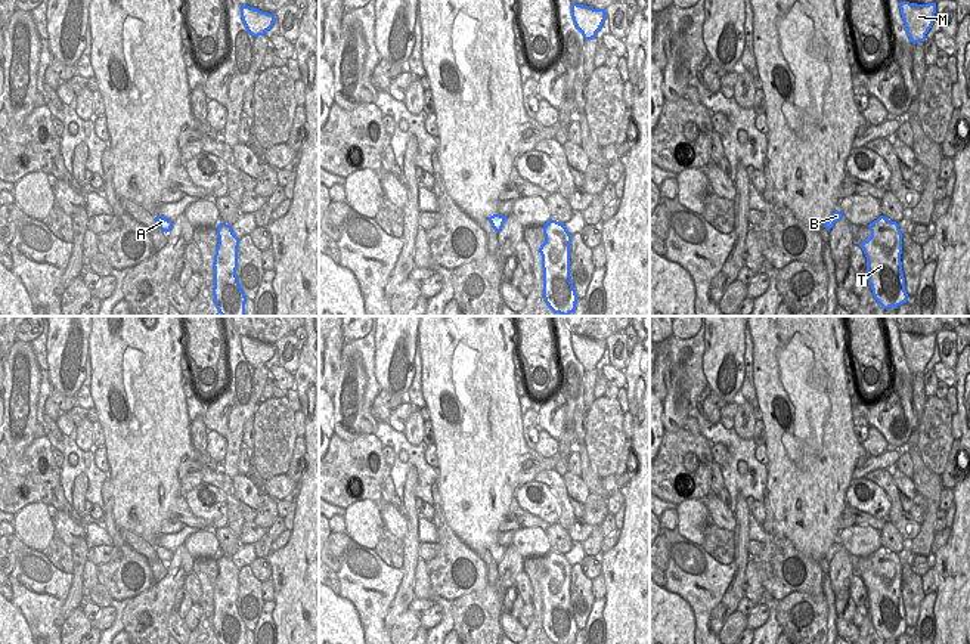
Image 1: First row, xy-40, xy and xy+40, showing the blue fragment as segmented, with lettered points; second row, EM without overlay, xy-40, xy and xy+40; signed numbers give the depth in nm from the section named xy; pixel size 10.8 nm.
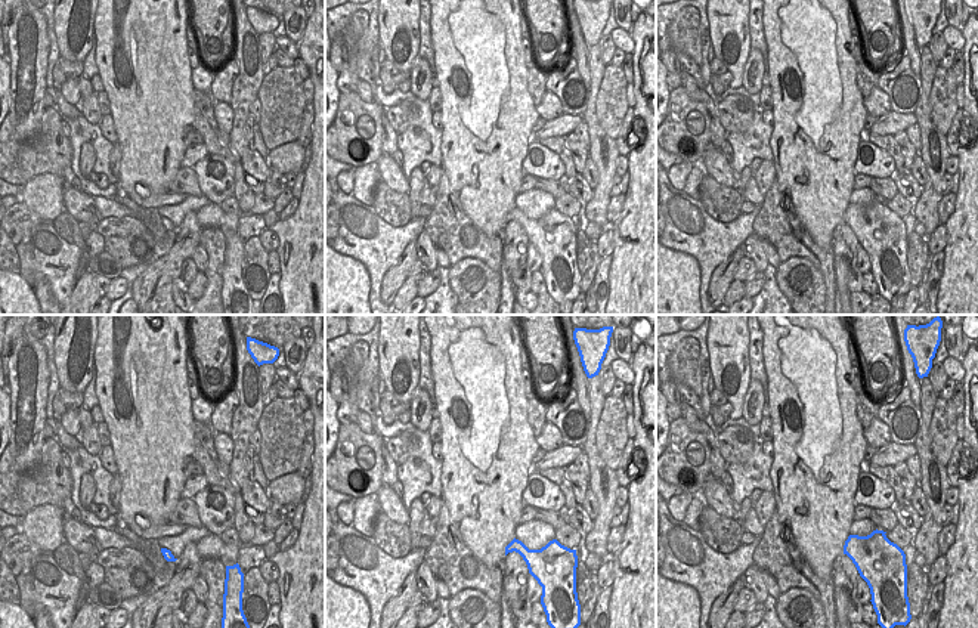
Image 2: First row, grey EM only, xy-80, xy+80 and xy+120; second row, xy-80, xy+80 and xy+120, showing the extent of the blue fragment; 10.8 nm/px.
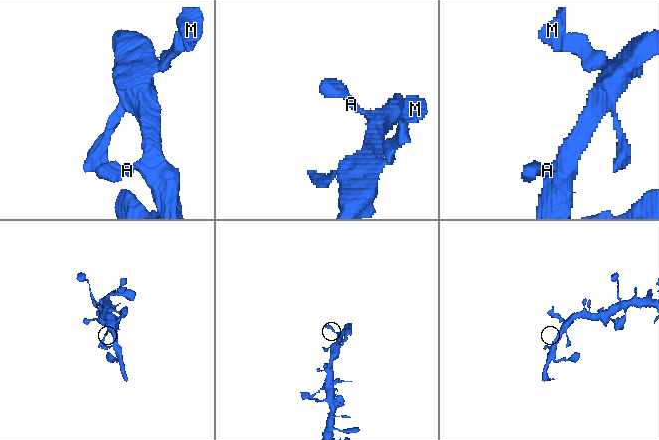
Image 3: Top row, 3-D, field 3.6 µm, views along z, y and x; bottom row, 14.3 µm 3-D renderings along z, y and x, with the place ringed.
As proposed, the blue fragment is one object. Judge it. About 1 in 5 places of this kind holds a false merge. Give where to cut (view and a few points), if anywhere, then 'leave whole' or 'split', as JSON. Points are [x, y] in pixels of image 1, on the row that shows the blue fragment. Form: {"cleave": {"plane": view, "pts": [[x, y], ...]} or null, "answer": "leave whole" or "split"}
{"cleave": null, "answer": "leave whole"}

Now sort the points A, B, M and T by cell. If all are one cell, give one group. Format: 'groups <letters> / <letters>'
groups A B M T

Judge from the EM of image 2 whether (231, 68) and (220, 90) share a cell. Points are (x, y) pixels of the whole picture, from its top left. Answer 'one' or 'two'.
one

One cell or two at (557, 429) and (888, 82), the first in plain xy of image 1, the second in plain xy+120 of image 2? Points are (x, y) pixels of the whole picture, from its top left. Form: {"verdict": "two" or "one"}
{"verdict": "one"}

